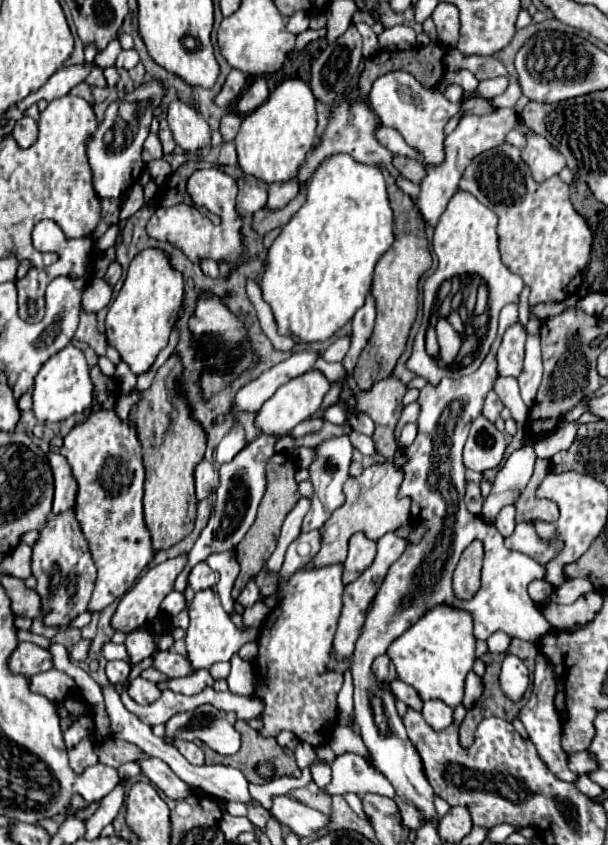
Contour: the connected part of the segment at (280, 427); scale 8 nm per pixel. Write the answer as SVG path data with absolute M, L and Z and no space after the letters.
M309 370L307 374L289 380L261 406L261 410L257 414L257 426L265 434L285 434L285 432L289 432L291 428L295 428L299 422L307 420L309 416L313 416L321 408L321 402L325 398L325 394L329 392L329 388L331 388L329 380L319 370Z

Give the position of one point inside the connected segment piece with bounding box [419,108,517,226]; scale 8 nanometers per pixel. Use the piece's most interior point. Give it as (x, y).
(475, 134)

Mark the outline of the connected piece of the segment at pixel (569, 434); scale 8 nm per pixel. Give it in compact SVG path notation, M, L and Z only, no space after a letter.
M571 420L567 424L561 424L557 426L551 434L547 434L547 438L543 440L537 440L535 442L535 452L539 458L551 458L553 454L569 448L575 440L575 434L577 434L577 420Z

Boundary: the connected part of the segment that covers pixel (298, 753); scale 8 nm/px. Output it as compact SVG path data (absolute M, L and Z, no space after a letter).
M299 742L295 748L295 758L297 758L297 766L301 770L305 770L307 766L311 766L315 762L315 748L305 742Z

